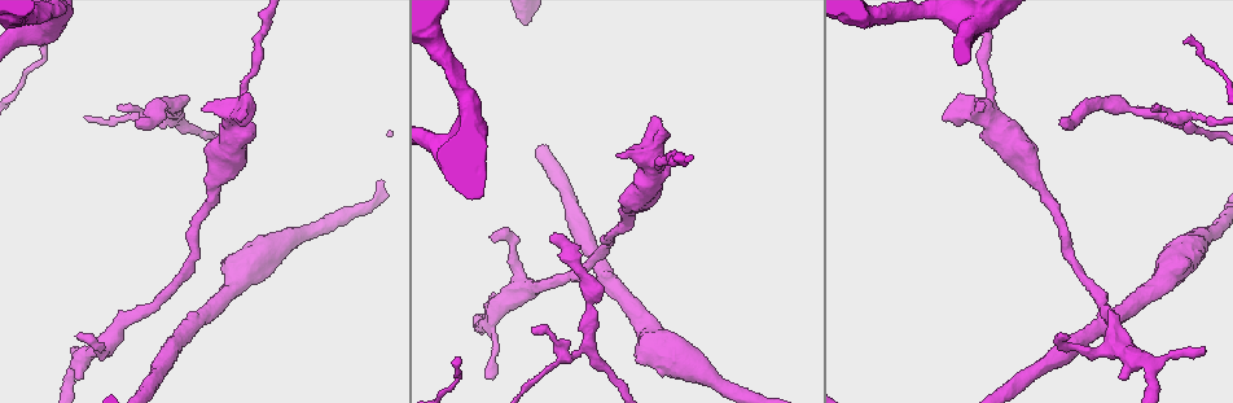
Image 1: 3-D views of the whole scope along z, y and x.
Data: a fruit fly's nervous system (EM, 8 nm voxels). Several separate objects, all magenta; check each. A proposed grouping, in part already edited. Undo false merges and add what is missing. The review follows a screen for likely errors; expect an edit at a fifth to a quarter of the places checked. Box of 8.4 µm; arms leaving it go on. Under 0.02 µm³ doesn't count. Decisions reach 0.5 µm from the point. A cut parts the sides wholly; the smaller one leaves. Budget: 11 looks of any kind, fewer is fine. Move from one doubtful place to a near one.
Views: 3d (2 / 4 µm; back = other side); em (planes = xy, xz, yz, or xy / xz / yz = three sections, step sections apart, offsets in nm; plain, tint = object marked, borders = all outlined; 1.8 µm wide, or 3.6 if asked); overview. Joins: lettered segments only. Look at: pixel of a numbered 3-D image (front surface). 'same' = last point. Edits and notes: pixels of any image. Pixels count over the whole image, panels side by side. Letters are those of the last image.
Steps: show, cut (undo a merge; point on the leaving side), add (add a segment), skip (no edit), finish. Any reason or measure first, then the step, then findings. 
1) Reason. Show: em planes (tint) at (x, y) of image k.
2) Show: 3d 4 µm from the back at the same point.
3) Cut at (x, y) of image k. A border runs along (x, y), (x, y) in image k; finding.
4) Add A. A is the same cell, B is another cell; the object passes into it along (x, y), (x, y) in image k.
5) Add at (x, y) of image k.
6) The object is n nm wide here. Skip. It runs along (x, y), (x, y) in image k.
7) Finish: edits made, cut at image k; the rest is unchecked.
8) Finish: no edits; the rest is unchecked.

Branch stops here. Show: em 3.6 µm planes (borders) at (550, 235) of image 1.

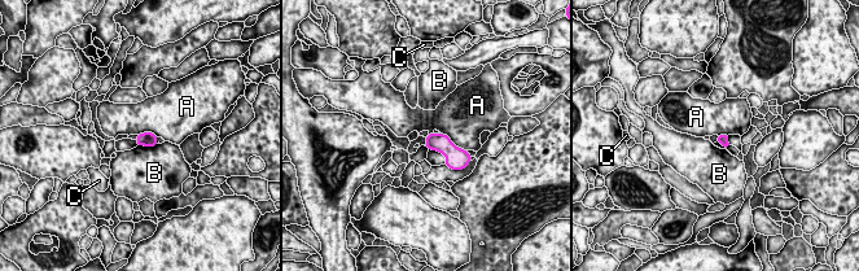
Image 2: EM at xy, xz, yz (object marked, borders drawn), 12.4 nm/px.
Skip. A, B and C are other cells; a border runs along (441, 132), (465, 151) in image 2; no lettered segment goes on from it.

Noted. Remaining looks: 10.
Branch stops here. Show: 3d 2 µm at (1068, 335) of image 1.

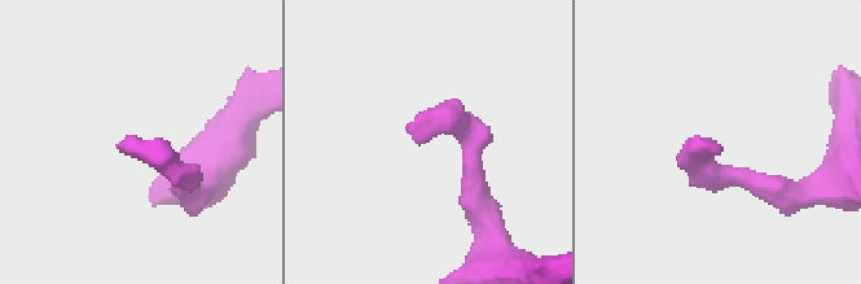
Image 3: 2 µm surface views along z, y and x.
Shape alone is not enough. Show: em yz step 4 (borders) at (718, 144) of image 3.

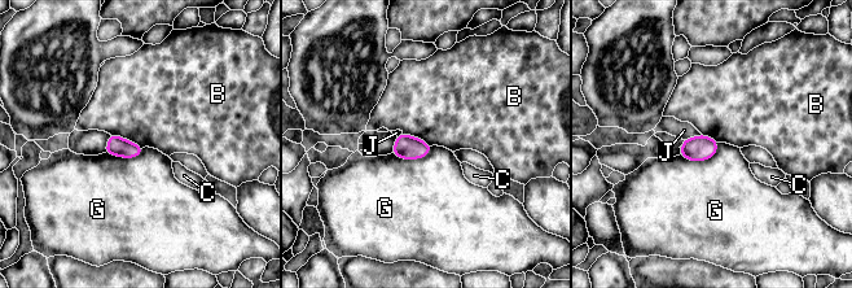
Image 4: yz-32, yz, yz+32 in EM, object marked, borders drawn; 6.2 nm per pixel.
Skip. B, C, G and J are other cells; a border runs along (110, 134), (128, 139), (141, 148) in image 4; no lettered segment goes on from it.

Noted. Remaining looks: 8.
Branch stops here. Show: em planes (borders) at (1205, 349) of image 1.

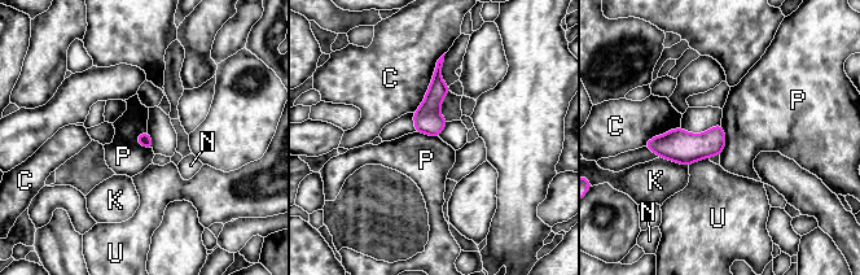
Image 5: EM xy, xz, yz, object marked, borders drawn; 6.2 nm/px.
The object is 80 nm wide here. Skip. C, K, N, P and U are other cells; a border runs along (140, 132), (136, 140), (150, 151) in image 5; none of them fits.

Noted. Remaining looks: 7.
An open end. Show: 3d 4 µm from the back at (1156, 108) of image 1.

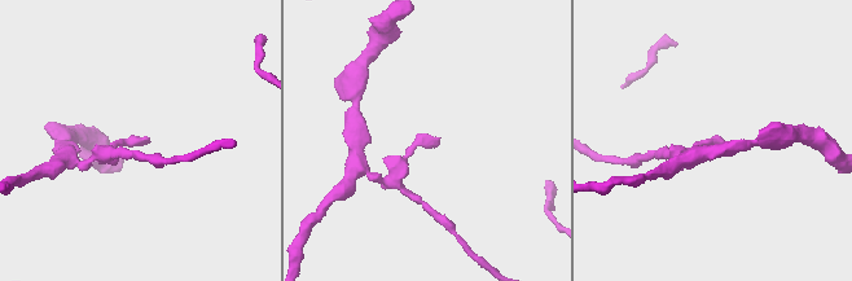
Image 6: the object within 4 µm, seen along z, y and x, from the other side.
Show: em 3.6 µm planes (borders) at (437, 146) of image 6.

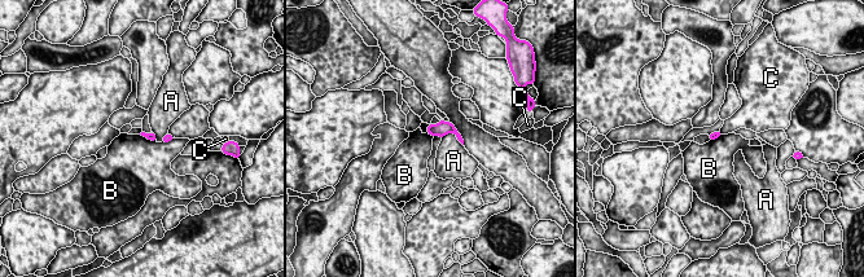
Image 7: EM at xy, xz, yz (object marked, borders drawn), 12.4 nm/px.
Skip. A, B and C are other cells; a border runs along (140, 133), (156, 141) in image 7; no lettered segment goes on from it.

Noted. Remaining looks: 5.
Arms part here. Show: 3d 4 µm at (232, 113) of image 1.

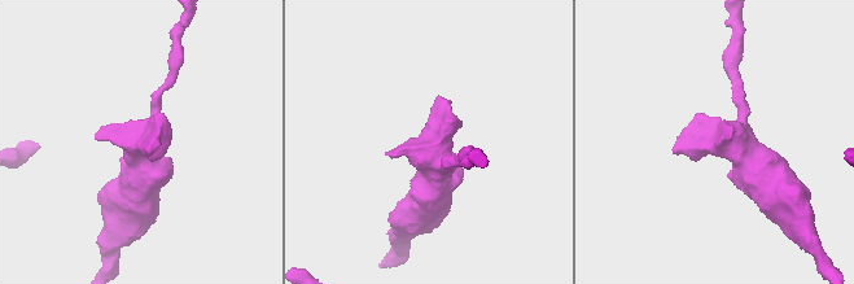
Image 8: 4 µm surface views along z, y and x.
Show: em 3.6 µm planes (borders) at (736, 143) of image 8.

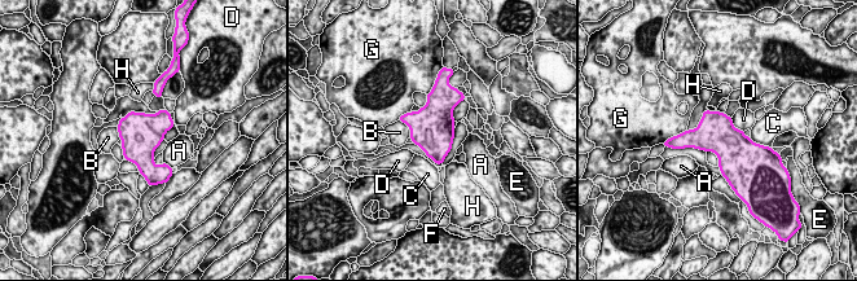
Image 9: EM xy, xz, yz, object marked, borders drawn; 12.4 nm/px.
Skip. A, B, C, D, E, F, G and H are other cells; a border runs along (730, 118), (732, 123), (743, 132) in image 9; all the same neuron.

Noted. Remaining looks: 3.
Finish: no edits; the rest is unchecked.

